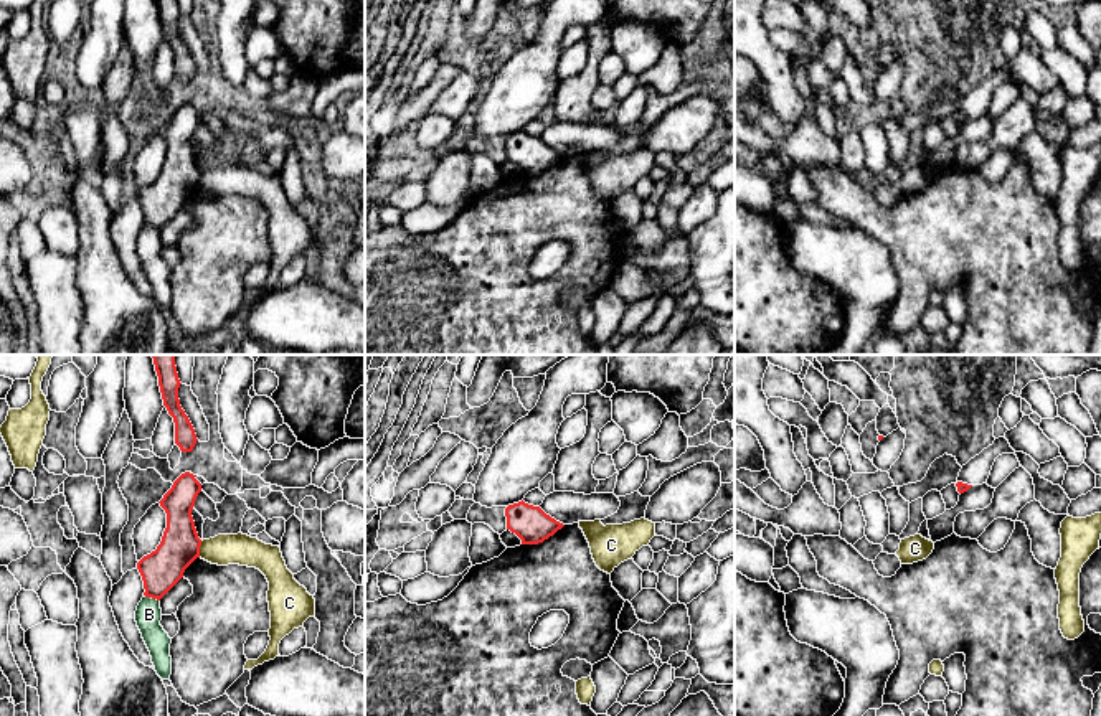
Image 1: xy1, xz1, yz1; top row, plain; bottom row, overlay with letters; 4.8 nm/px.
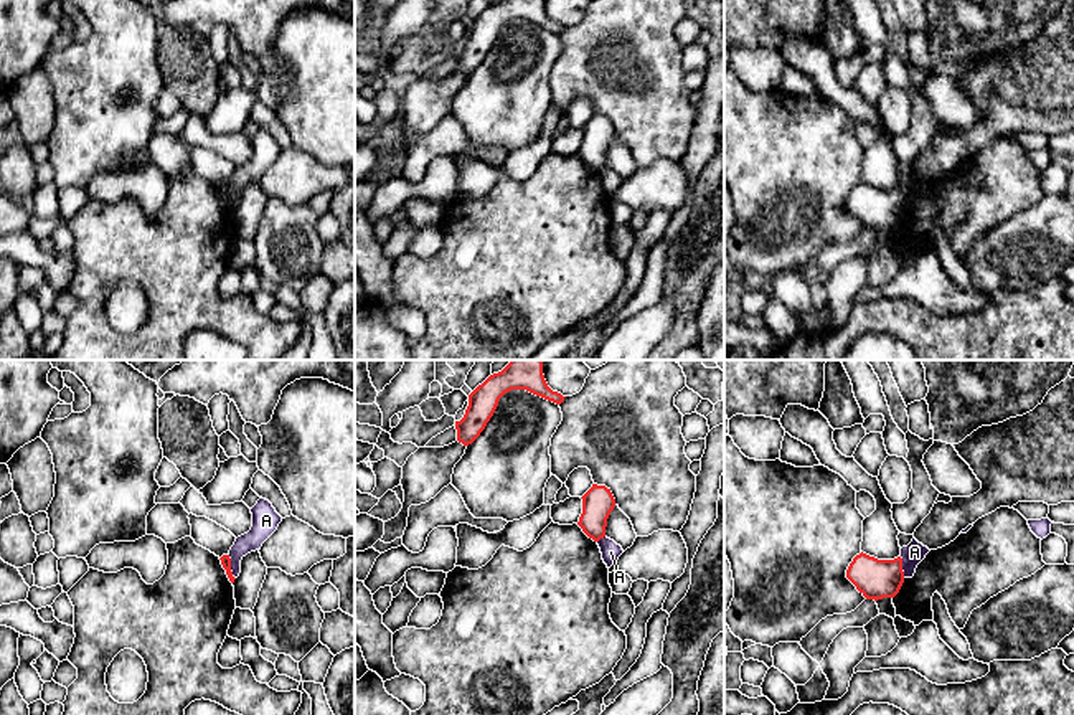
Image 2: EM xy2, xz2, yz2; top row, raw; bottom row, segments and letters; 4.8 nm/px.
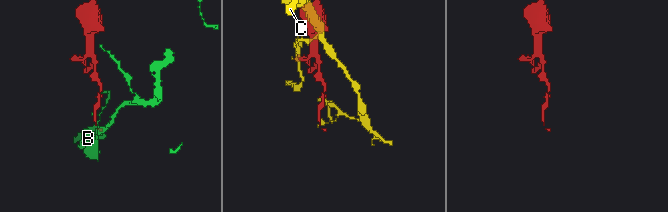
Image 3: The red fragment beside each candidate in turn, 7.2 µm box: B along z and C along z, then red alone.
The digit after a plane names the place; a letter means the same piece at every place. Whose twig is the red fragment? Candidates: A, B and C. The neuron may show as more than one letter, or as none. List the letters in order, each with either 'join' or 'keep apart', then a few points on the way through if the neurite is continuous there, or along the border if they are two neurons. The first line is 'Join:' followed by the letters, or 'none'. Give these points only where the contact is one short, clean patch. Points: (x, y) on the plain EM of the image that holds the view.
Join: C
A: keep apart | along xy2 (228, 184), (235, 208)
B: keep apart
C: join | across xy1 (160, 200), (180, 180), (198, 180), (223, 180)

